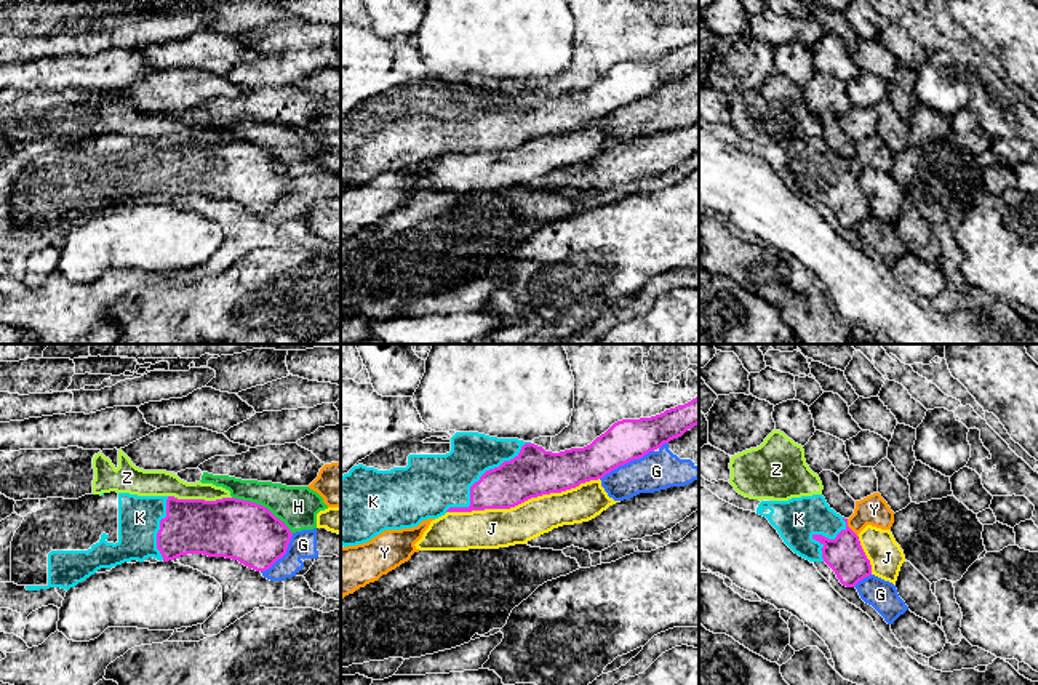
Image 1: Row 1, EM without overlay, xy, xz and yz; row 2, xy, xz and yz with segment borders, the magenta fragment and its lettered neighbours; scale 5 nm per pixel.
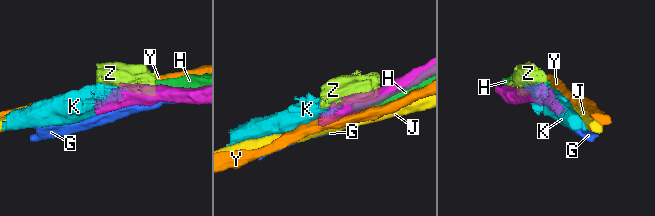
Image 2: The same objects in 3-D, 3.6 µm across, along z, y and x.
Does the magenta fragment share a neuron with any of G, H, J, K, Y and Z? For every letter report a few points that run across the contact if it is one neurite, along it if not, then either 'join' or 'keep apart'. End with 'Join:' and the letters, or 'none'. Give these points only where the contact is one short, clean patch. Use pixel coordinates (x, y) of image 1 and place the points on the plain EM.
G: keep apart
H: keep apart
J: keep apart
K: join
Y: line yz (846, 160), (846, 165), (856, 176); keep apart
Z: keep apart
Join: K

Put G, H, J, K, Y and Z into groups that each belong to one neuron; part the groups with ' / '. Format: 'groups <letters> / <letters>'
groups G / H / J / K / Y / Z

